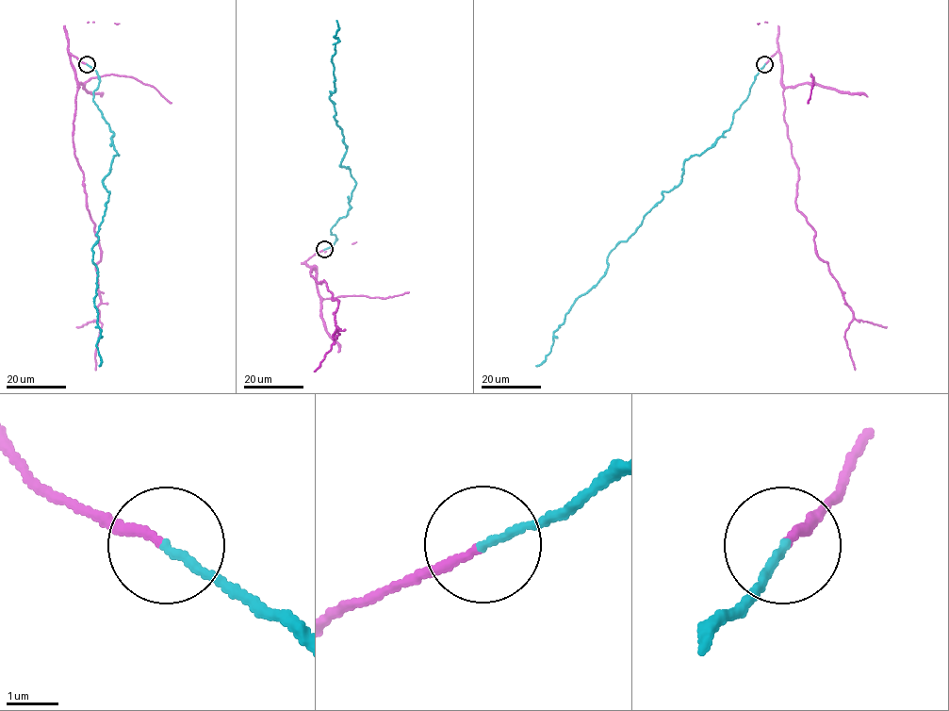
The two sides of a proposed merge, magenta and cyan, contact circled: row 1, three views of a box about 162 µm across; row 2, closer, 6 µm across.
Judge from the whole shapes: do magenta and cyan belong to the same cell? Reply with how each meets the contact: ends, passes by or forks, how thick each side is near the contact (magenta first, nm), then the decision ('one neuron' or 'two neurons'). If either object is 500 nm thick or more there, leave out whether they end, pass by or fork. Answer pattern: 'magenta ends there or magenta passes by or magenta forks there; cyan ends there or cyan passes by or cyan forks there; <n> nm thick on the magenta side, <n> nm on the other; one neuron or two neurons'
magenta ends there; cyan ends there; 180 nm thick on the magenta side, 150 nm on the other; one neuron

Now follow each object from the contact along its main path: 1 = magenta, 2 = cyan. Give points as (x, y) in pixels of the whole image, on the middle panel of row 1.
1: (324, 249), (306, 263), (338, 301), (333, 313), (339, 334), (335, 329), (333, 339)
2: (324, 249), (356, 185), (340, 167), (347, 146), (329, 96), (335, 21)

